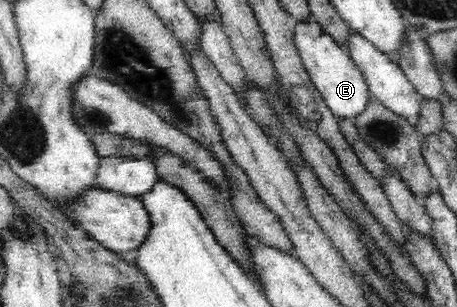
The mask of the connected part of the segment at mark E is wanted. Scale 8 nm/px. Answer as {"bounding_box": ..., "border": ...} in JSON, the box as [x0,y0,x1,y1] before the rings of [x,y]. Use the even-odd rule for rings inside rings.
{"bounding_box":[294,19,370,119],"border":[[[300,19],[299,22],[296,22],[294,44],[299,51],[309,78],[321,93],[331,112],[338,119],[354,119],[355,116],[359,116],[370,100],[368,84],[347,49],[331,39],[331,36],[327,35],[319,26],[319,23],[311,22],[310,19]]]}

